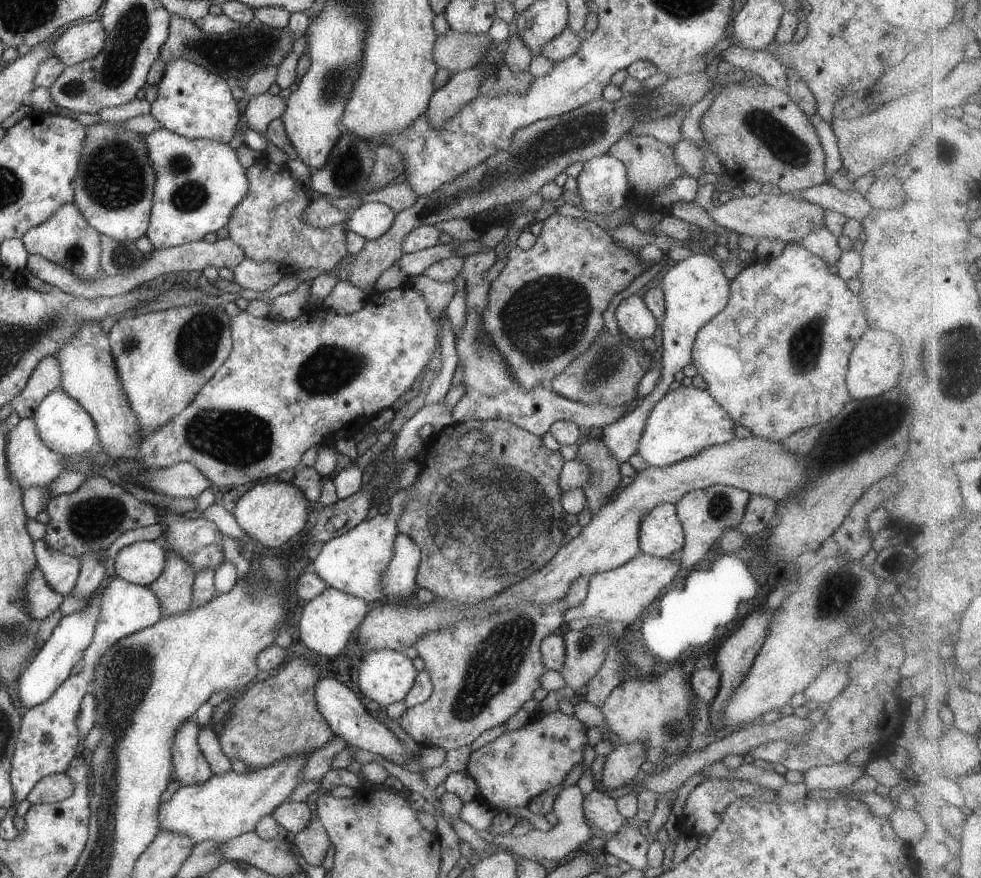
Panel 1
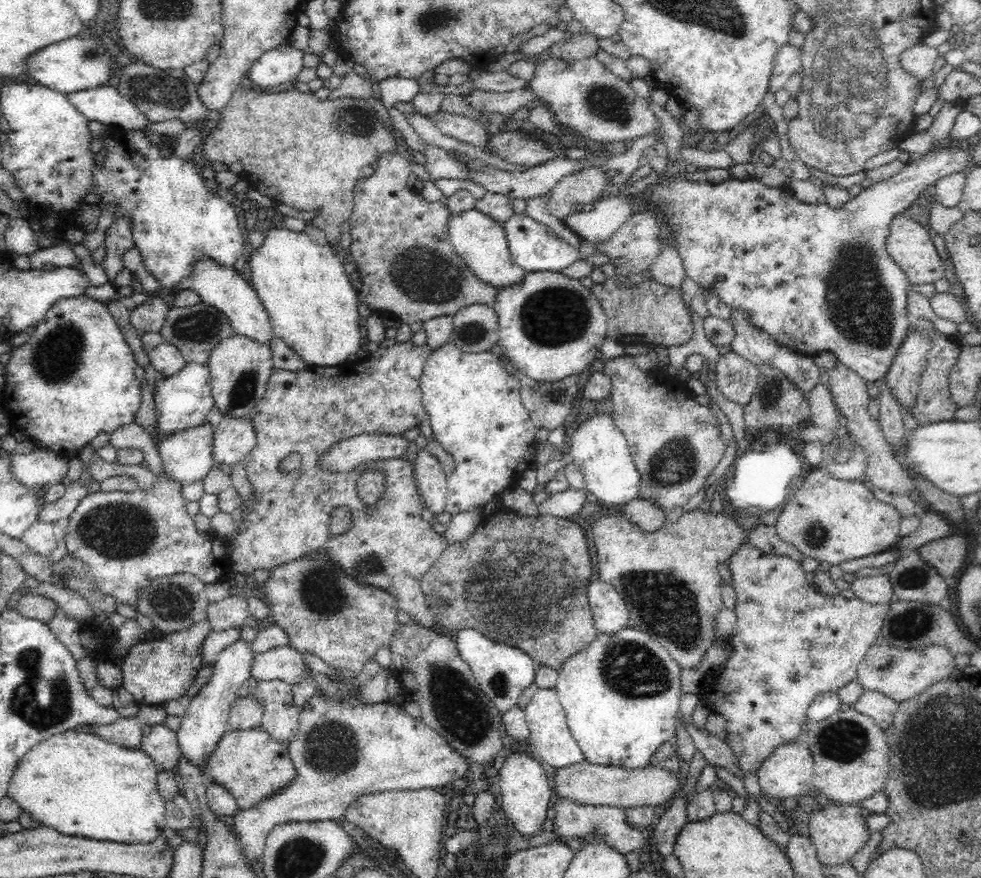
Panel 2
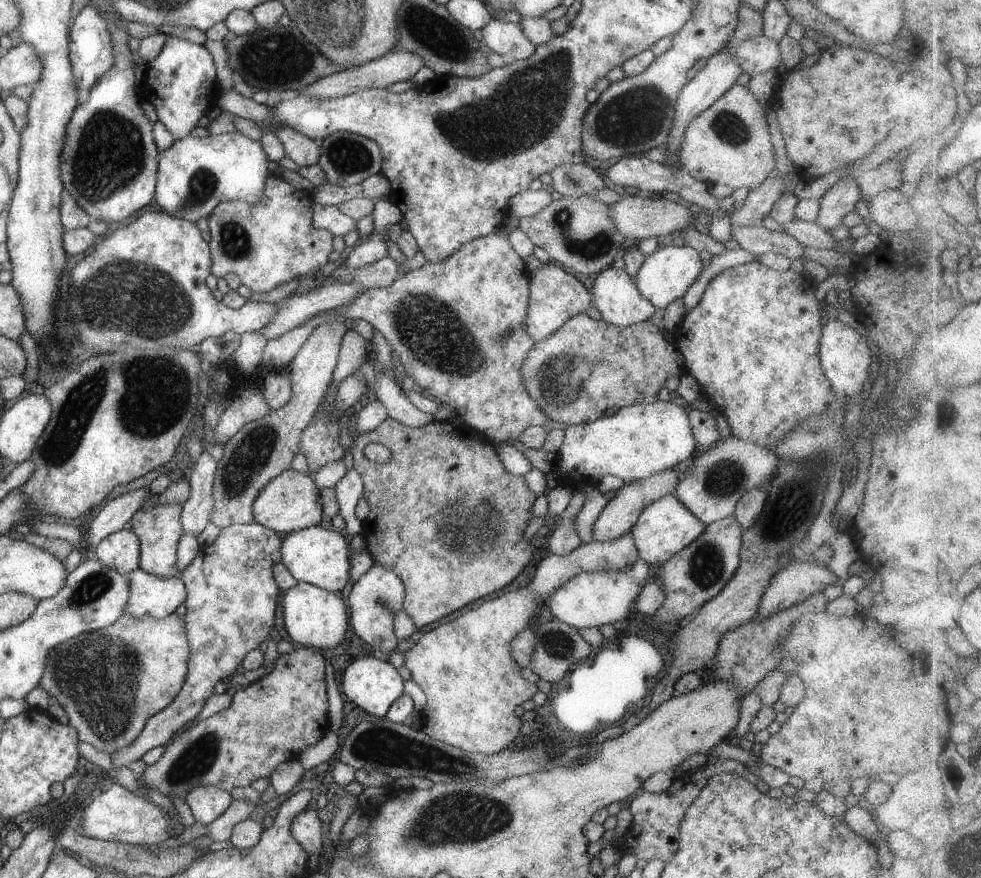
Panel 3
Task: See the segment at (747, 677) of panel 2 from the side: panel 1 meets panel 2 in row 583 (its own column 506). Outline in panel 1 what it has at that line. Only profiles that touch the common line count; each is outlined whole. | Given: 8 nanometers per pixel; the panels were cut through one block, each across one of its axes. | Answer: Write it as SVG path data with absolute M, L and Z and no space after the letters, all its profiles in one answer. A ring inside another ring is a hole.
M560 710L552 714L536 714L520 729L505 731L495 740L487 743L470 754L465 771L474 779L478 790L478 799L486 805L490 802L531 802L545 790L559 786L574 766L582 764L584 748L588 744L587 727L574 715L568 716Z

